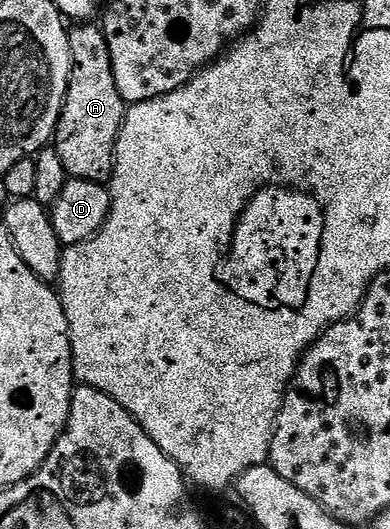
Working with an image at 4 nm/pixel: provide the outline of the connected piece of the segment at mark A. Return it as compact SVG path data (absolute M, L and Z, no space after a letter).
M80 23L69 32L70 55L72 56L72 74L68 80L68 94L60 112L60 121L56 124L54 147L64 164L69 178L77 177L87 181L107 182L112 176L112 163L116 152L116 140L124 122L126 103L122 95L118 95L118 87L114 83L114 71L110 63L110 51L104 38L103 28L92 23Z

